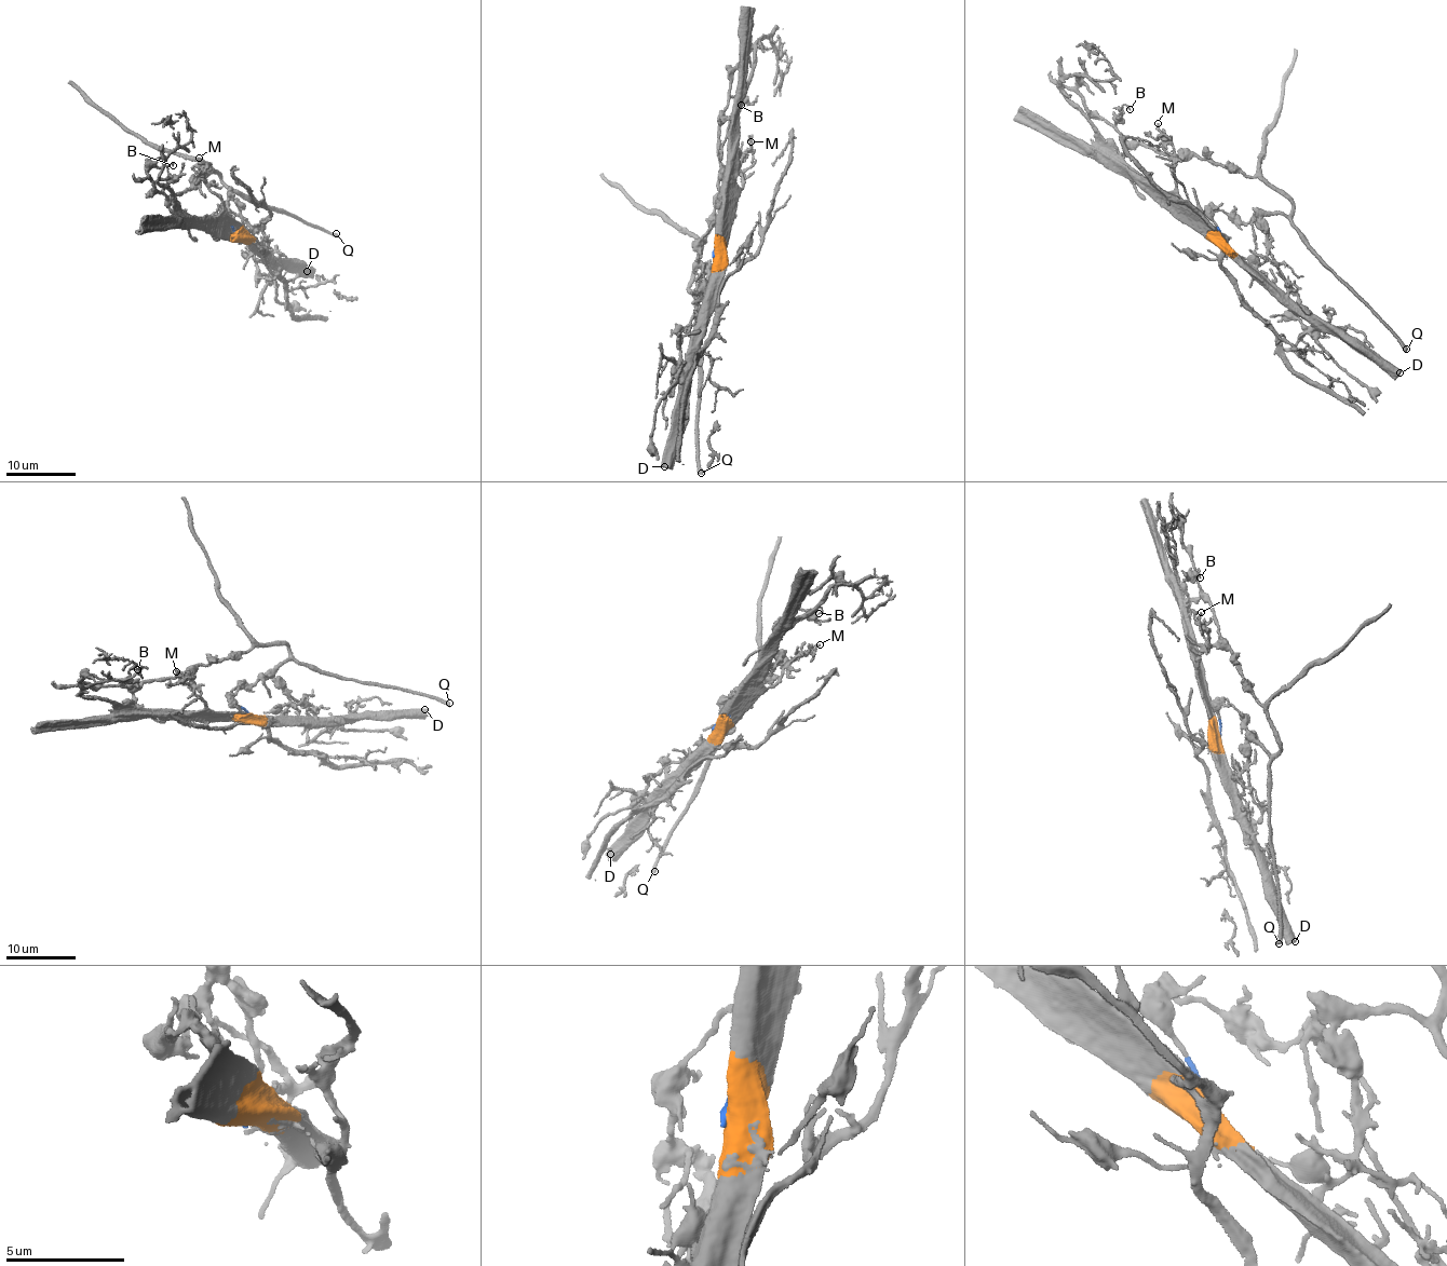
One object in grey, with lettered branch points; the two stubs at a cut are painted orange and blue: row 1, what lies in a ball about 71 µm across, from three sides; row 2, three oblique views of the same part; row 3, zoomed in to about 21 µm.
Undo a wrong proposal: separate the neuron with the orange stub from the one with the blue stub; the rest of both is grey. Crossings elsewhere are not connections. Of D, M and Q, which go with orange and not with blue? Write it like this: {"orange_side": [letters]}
{"orange_side": ["D", "M"]}

